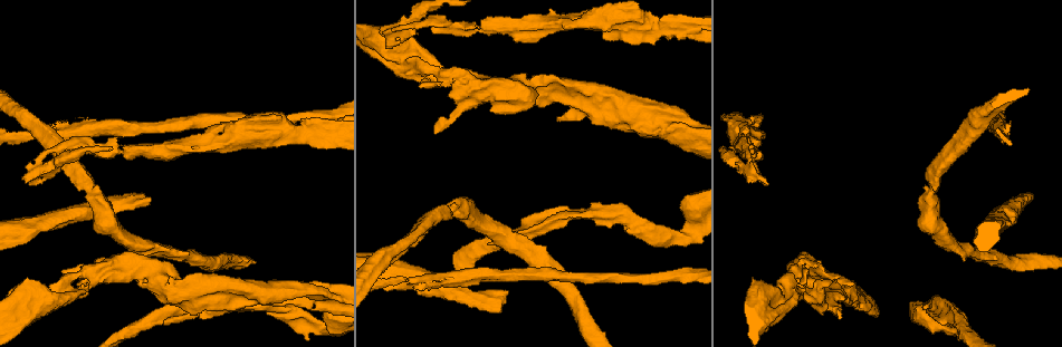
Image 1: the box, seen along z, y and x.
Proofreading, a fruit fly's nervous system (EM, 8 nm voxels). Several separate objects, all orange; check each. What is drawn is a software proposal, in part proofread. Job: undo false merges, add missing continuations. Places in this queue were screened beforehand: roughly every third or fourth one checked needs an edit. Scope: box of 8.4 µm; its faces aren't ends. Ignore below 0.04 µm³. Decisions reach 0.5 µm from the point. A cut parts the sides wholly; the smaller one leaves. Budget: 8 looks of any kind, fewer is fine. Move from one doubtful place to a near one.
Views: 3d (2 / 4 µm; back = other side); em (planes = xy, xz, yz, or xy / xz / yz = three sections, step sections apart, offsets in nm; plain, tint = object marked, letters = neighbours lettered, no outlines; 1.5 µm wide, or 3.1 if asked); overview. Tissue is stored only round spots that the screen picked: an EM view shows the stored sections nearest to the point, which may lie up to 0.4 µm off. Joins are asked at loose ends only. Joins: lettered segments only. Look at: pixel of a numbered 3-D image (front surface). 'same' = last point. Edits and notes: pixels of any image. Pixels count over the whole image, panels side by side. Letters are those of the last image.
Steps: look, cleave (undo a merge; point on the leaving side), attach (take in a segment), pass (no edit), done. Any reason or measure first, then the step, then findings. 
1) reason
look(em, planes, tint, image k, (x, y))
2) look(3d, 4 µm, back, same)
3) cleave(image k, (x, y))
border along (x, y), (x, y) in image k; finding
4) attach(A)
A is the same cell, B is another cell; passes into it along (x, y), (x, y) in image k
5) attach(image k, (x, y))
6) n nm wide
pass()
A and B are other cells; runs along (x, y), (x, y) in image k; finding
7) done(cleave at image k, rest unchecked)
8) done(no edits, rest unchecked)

touches itself
look(em, planes, letters, image 1, (670, 113))

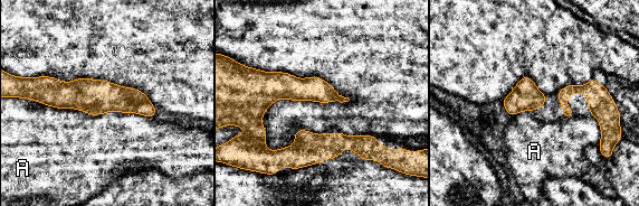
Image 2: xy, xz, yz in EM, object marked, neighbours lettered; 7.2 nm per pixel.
pass()
A is another cell; runs along (40, 95), (112, 96), (153, 112) in image 2; continuous, no second neuron

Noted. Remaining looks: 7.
branch stops here
look(em, planes, letters, image 1, (44, 181))

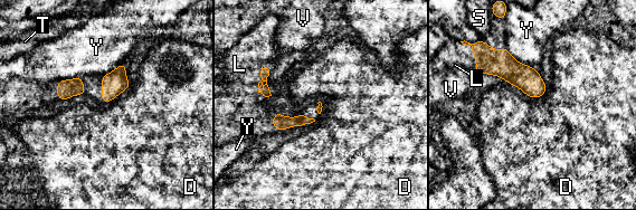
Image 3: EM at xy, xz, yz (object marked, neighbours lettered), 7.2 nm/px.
attach(L)
L is the same cell, D, S, T, V and Y are other cells; passes into it along (264, 72), (259, 68), (239, 64) in image 3; the neuron continues

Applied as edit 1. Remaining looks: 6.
look(overview)

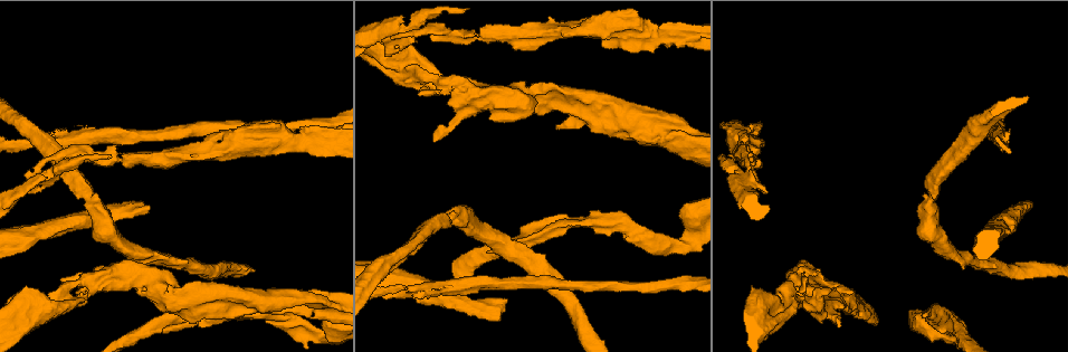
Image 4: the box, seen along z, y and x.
an open end
look(em, xz, step 8, tint, image 4, (1012, 204))

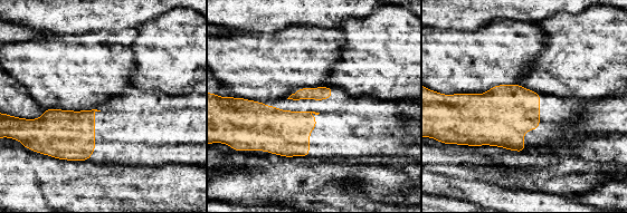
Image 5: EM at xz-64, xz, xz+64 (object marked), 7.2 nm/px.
cut it another way
look(em, planes, letters, same)

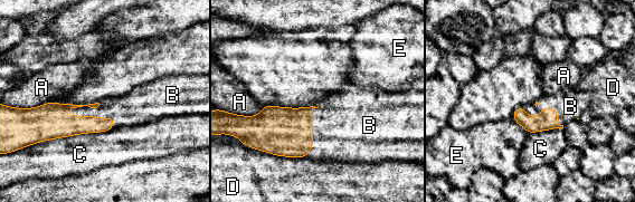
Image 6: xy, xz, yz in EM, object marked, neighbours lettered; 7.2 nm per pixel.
C touches over 600 nm
attach(B)
B is the same cell, A, C, D and E are other cells; the neuron continues

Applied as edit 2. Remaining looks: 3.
done(attach at image 3, attach at image 6, rest unchecked)

